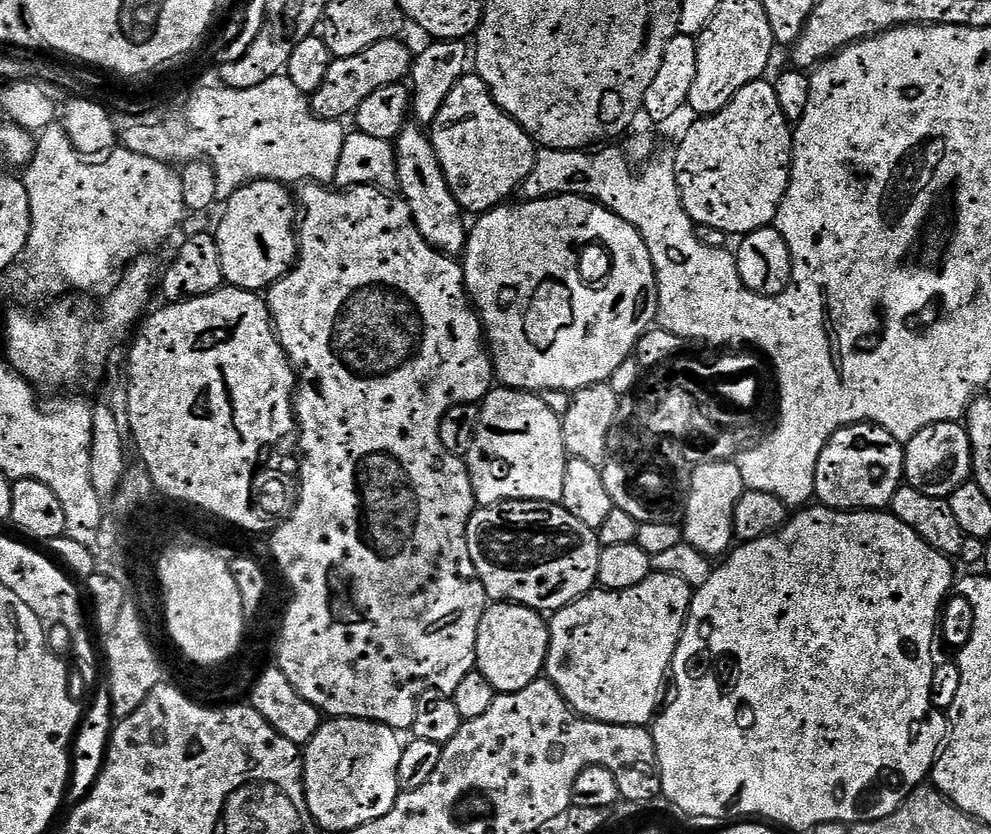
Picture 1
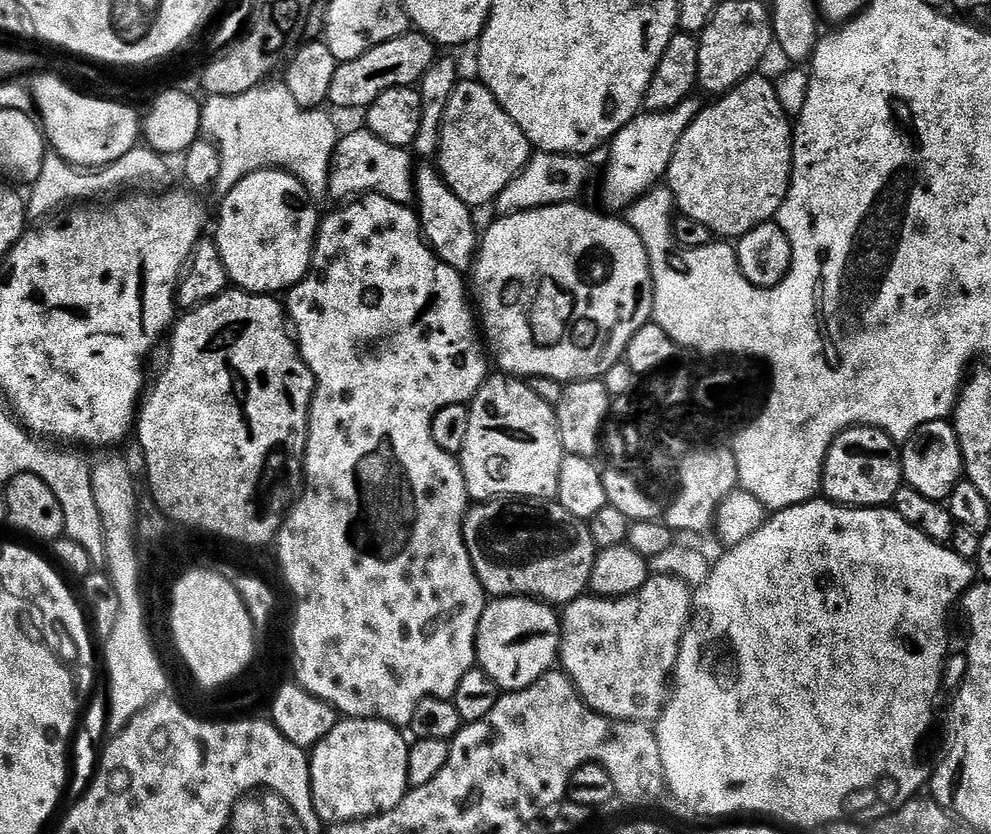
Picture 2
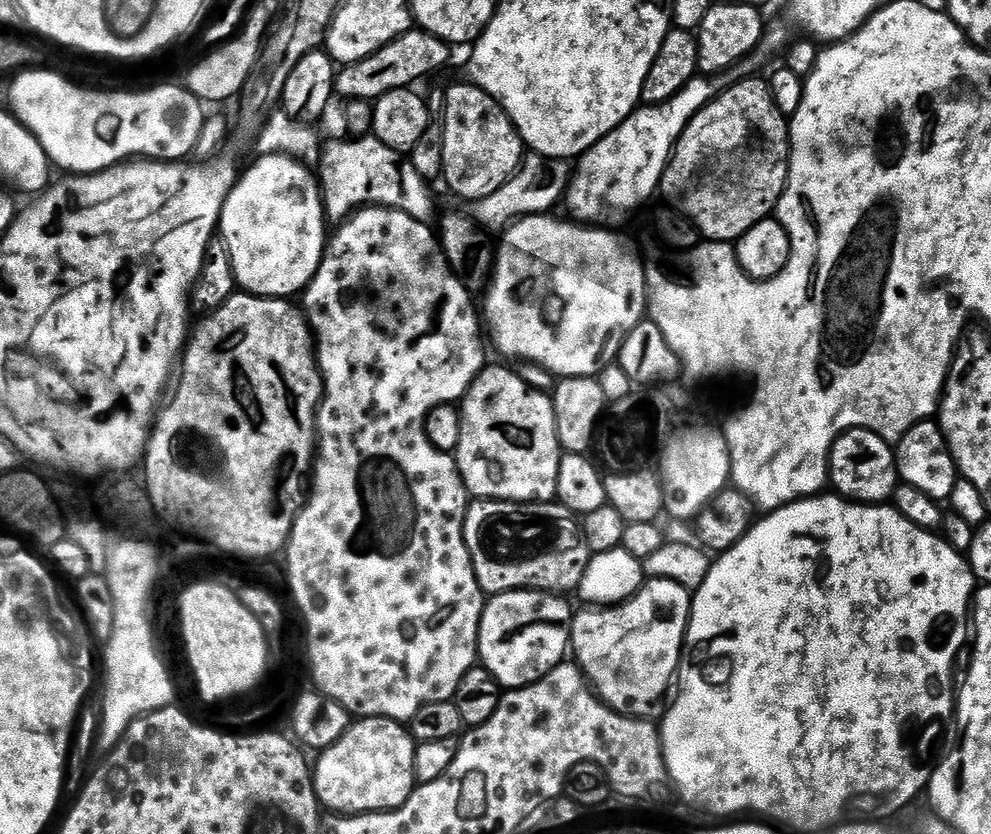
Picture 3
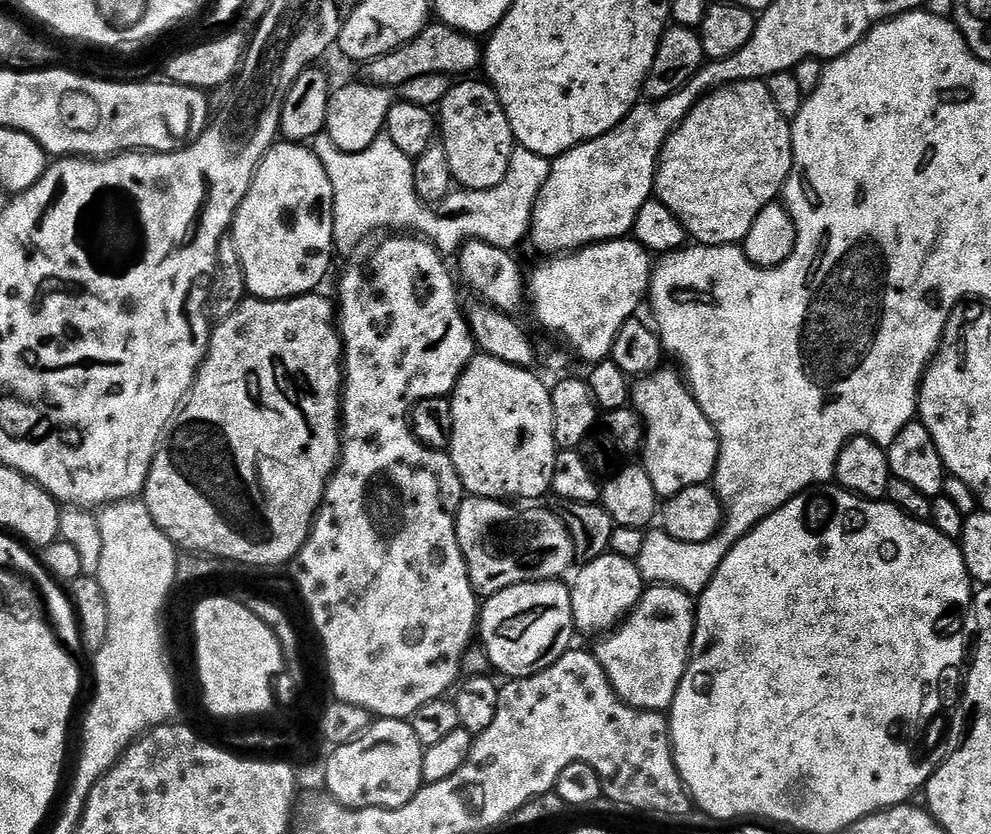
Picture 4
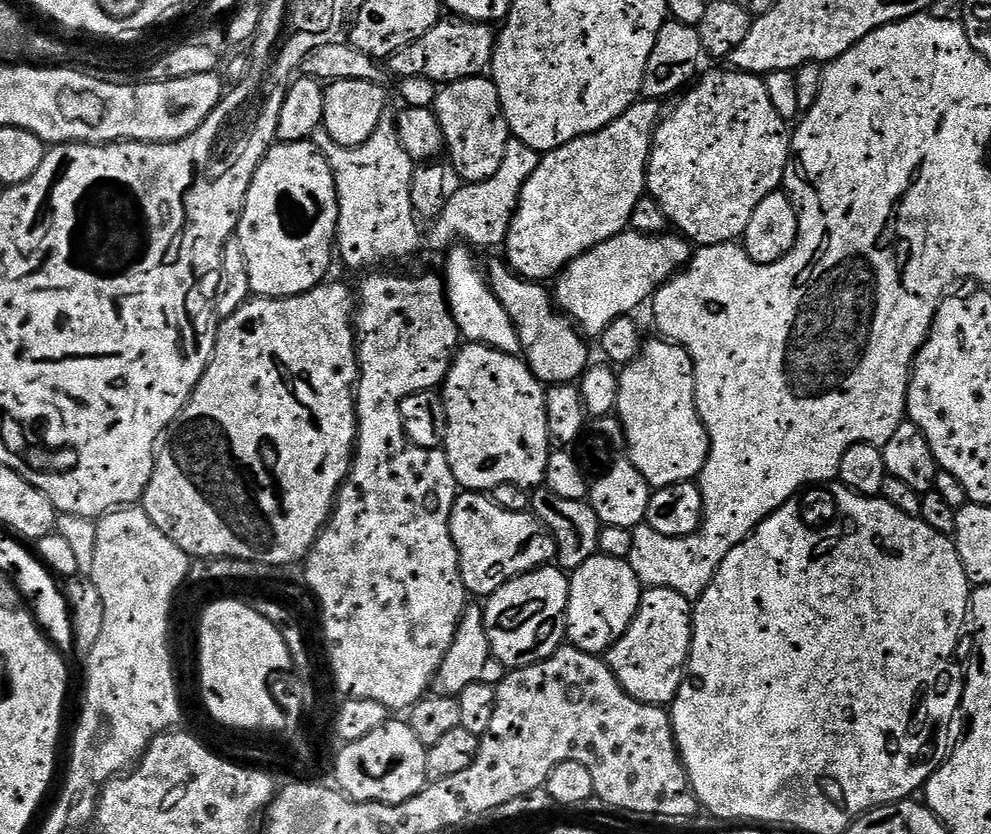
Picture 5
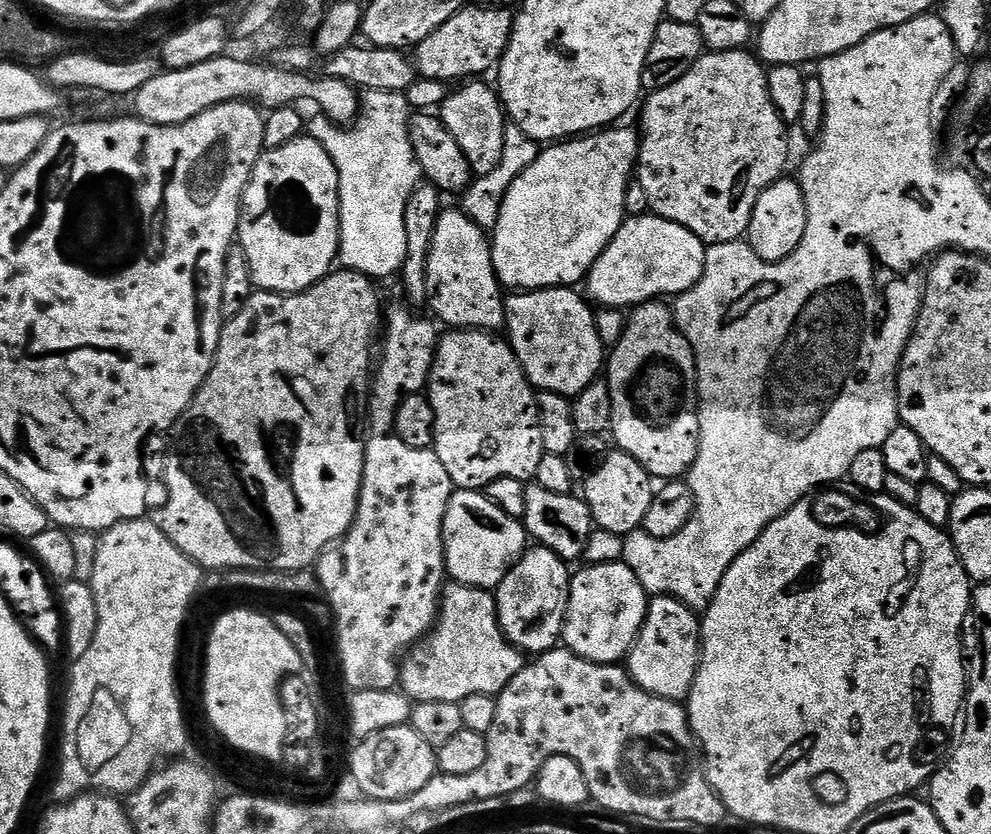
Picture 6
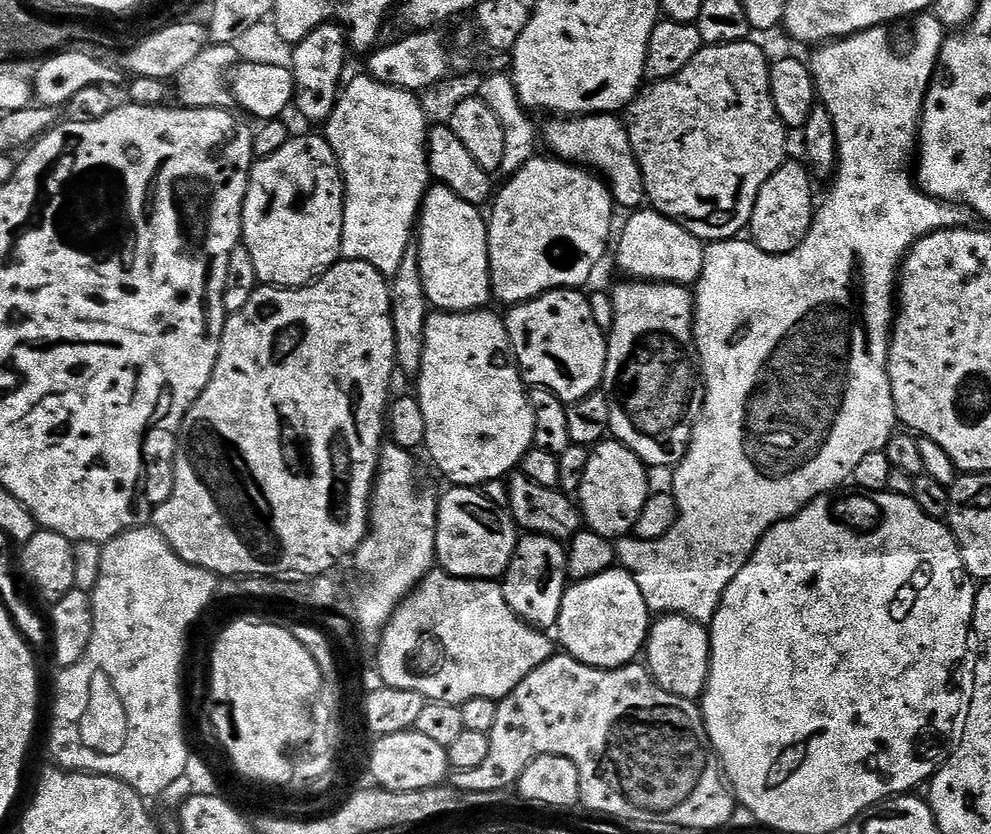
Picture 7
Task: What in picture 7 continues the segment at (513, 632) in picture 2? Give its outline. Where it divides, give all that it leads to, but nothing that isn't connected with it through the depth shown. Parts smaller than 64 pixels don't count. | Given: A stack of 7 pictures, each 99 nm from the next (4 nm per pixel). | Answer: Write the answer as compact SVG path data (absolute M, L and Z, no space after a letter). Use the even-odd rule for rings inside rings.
M531 534L521 535L517 539L514 558L510 558L510 566L502 577L506 602L510 602L510 610L514 610L514 614L541 630L555 629L562 610L564 589L569 583L568 554L561 541Z

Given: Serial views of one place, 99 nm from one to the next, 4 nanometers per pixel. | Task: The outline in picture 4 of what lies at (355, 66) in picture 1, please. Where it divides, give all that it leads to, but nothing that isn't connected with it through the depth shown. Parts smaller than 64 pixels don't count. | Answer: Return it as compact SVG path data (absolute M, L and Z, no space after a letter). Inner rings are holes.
M439 22L429 23L427 28L422 30L422 34L418 34L418 38L414 38L409 44L402 45L398 50L394 50L390 54L382 54L376 60L369 60L363 65L367 83L374 84L380 88L388 88L398 90L403 84L408 84L411 80L420 80L423 76L456 76L452 78L460 78L465 74L472 72L481 67L482 64L482 48L473 37L468 36L465 32L454 30L450 26Z

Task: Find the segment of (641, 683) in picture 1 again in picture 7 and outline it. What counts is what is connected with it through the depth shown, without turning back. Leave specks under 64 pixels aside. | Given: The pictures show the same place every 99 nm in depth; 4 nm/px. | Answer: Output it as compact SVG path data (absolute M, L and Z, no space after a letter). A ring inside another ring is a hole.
M671 614L661 615L651 621L642 660L648 673L658 686L662 686L662 690L678 698L699 701L708 681L711 657L712 638L709 629L701 621Z

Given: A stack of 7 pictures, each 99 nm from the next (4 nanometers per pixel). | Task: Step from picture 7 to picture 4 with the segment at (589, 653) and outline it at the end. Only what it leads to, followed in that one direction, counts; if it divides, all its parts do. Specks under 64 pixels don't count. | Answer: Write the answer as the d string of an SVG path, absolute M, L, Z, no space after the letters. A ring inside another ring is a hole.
M615 554L594 558L579 569L576 581L571 581L572 613L577 629L584 632L607 633L615 629L628 613L640 603L646 591L646 581L640 577L635 560L627 560Z

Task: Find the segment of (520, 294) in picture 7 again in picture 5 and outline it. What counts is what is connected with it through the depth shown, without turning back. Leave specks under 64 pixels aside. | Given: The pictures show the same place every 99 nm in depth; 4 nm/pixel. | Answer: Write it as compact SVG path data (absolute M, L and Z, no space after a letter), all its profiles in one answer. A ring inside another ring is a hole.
M637 99L636 103L629 106L618 119L607 124L602 130L598 130L594 134L586 134L582 138L574 138L574 142L566 142L566 146L558 146L554 151L541 155L538 170L534 170L534 174L528 179L526 186L522 190L506 241L506 249L508 248L506 263L517 276L533 282L548 282L548 279L551 281L553 278L559 277L560 273L568 265L573 264L579 256L586 254L594 246L614 238L619 232L623 232L629 227L631 215L635 206L638 205L638 200L646 195L648 187L648 159L652 153L652 135L656 133L656 126L662 119L660 108L662 108L662 104L659 100Z

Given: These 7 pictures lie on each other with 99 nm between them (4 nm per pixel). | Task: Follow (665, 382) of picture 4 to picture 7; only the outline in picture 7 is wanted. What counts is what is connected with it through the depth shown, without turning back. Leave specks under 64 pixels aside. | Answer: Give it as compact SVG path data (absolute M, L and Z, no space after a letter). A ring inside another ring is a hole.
M650 280L623 281L611 289L614 326L606 334L608 357L602 391L610 402L610 432L649 469L675 469L688 449L692 427L704 402L704 381L694 355L692 310L694 296L682 284L658 284Z

